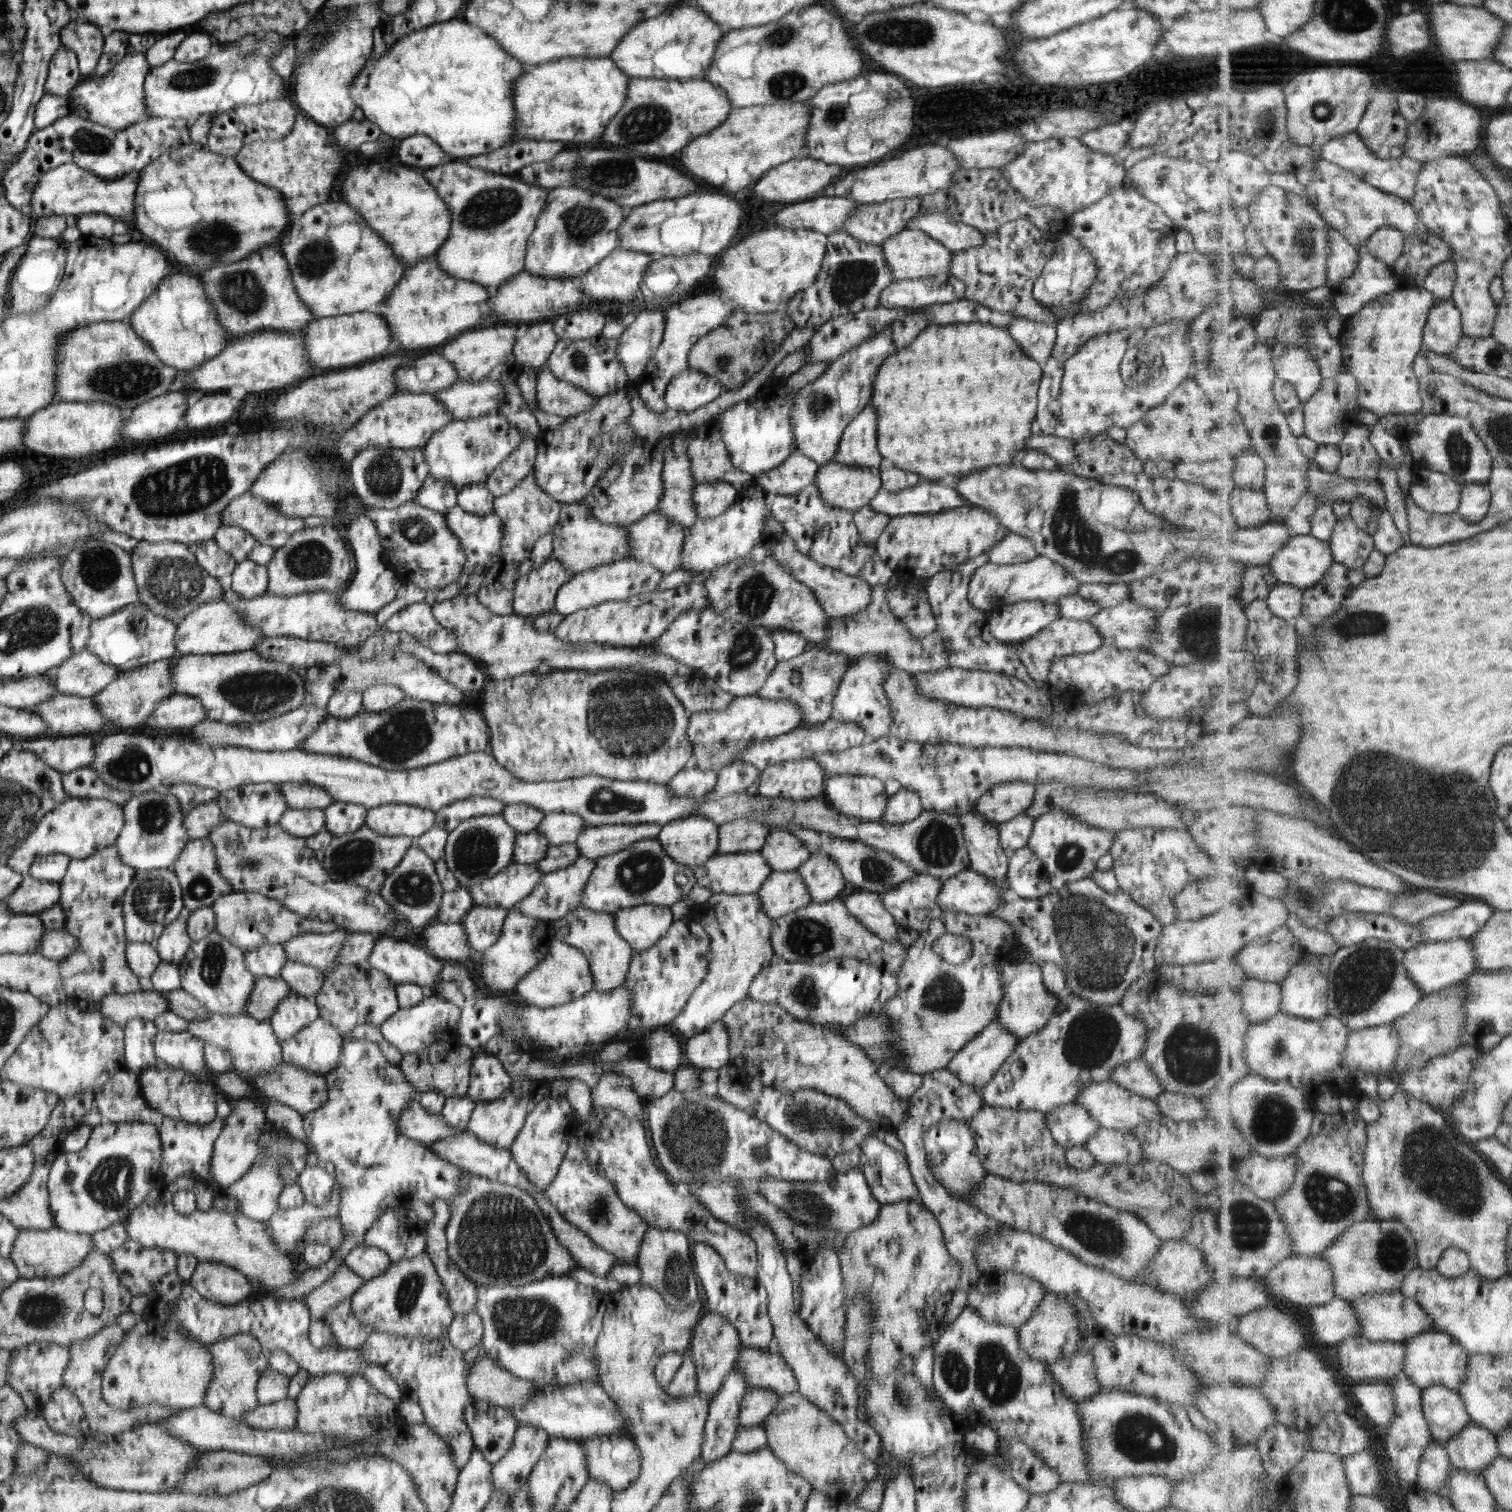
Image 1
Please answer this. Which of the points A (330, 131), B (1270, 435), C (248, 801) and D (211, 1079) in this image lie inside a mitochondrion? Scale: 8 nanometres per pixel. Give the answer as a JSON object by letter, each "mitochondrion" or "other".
{"A":"other","B":"mitochondrion","C":"other","D":"other"}

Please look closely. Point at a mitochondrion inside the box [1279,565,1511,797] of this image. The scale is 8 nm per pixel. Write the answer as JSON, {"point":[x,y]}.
{"point":[1365,624]}

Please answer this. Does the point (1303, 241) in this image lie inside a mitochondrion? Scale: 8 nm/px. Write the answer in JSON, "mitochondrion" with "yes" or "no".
{"mitochondrion":"yes"}

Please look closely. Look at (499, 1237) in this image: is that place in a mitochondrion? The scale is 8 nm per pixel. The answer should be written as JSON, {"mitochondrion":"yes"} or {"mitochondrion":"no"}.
{"mitochondrion":"yes"}

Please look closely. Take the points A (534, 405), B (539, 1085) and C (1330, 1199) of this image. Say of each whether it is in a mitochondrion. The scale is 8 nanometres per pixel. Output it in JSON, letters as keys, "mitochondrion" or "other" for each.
{"A":"other","B":"other","C":"mitochondrion"}

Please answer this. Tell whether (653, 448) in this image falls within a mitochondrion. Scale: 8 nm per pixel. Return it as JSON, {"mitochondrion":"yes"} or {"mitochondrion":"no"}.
{"mitochondrion":"no"}

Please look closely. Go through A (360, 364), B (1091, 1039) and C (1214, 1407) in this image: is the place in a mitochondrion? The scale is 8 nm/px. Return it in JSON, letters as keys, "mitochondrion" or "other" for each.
{"A":"other","B":"mitochondrion","C":"other"}

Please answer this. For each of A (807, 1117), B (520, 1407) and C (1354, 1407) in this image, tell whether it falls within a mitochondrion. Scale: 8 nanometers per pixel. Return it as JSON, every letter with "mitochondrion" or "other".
{"A":"mitochondrion","B":"other","C":"other"}

